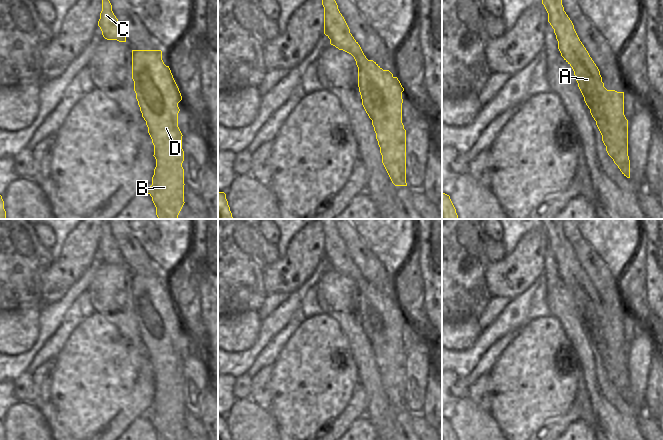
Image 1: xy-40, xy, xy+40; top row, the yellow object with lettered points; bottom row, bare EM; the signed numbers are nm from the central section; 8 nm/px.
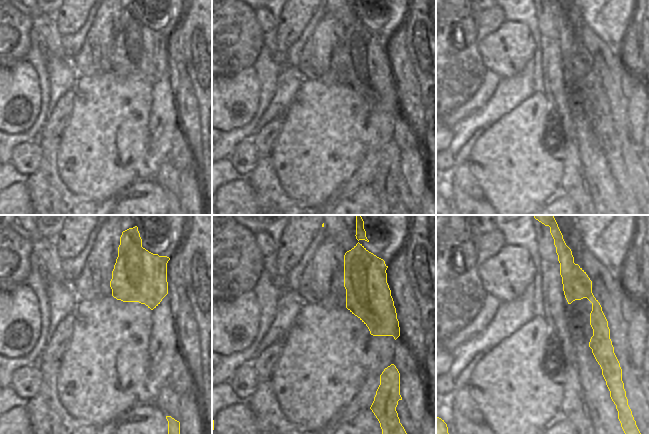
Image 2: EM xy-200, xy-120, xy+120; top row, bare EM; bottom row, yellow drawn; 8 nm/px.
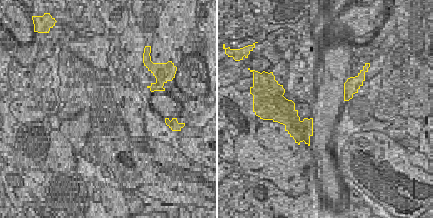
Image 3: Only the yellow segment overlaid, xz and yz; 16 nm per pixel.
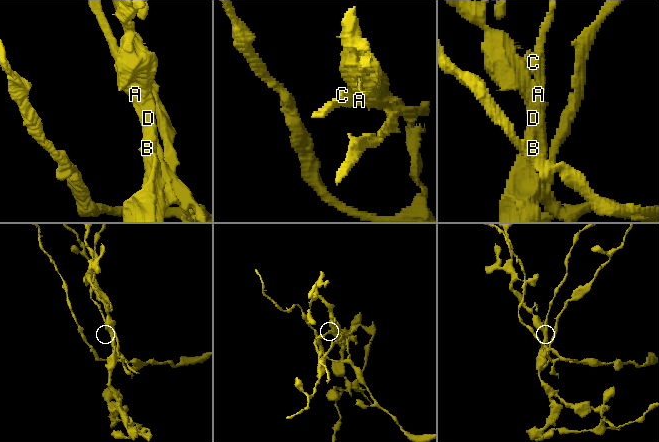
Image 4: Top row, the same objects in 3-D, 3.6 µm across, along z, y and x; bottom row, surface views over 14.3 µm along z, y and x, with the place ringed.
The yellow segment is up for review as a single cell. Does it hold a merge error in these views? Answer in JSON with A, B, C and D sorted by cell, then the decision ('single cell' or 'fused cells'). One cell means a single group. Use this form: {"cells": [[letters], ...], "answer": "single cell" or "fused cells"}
{"cells": [["A", "C"], ["B", "D"]], "answer": "fused cells"}

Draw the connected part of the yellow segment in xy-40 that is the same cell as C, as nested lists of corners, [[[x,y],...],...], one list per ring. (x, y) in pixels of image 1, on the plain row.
[[[105,220],[102,221],[102,235],[100,237],[98,250],[105,263],[126,266],[126,261],[118,247],[118,243],[112,235],[112,229]]]

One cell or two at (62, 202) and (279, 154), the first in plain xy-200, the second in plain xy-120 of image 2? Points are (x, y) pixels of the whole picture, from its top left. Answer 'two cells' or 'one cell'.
two cells

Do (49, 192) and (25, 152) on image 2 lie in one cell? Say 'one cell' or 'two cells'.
two cells

